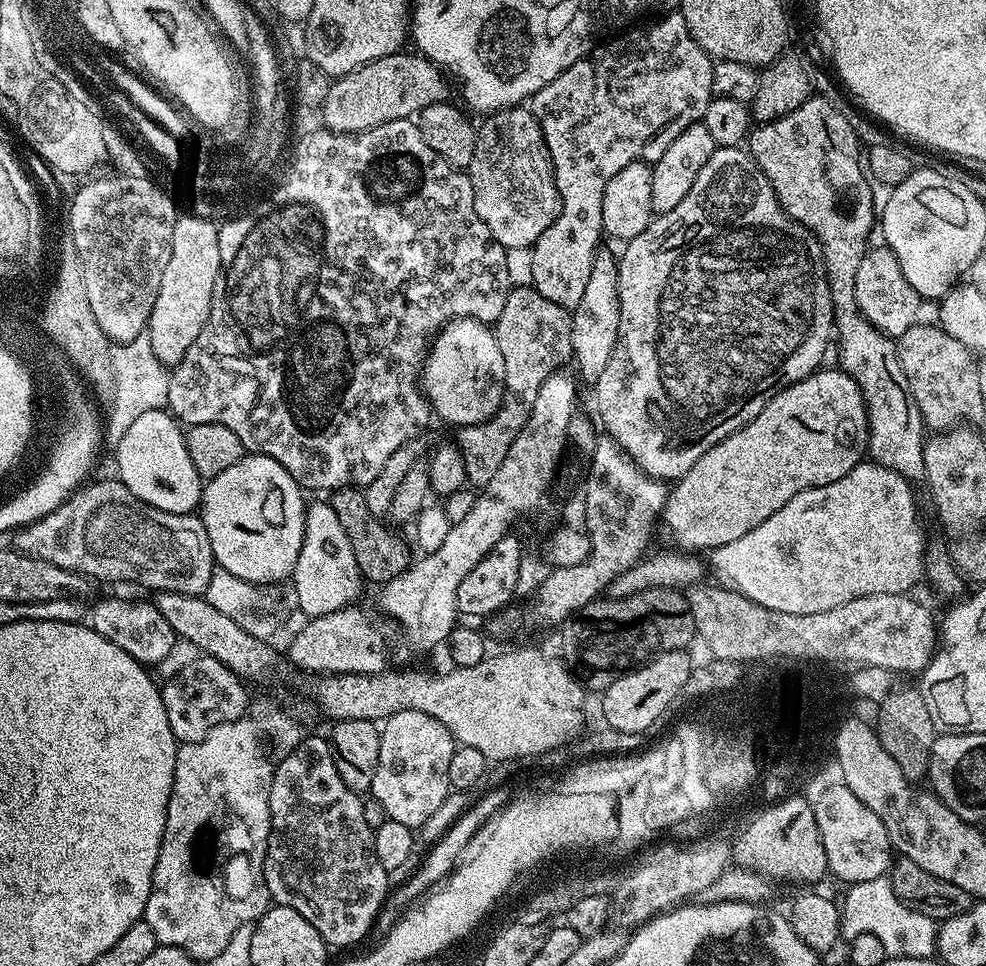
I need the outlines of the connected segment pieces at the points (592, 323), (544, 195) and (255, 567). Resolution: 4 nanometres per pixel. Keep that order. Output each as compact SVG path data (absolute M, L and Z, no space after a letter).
M608 246L601 247L594 258L594 270L590 270L590 279L582 294L582 302L571 309L572 313L572 360L580 367L578 376L581 381L595 382L606 370L606 362L610 362L610 354L614 354L614 346L620 337L620 299L618 298L617 257L612 256Z
M528 106L504 108L501 112L485 115L483 120L484 125L481 123L476 129L474 158L466 169L474 186L474 210L506 250L531 248L538 238L542 238L542 230L546 230L546 226L550 226L560 213L560 195L542 126Z
M246 454L234 466L227 467L214 479L203 485L198 515L206 526L206 534L210 538L210 550L214 554L217 565L230 574L242 578L257 586L269 586L279 580L287 581L296 569L298 554L304 541L304 509L305 493L295 478L285 470L274 458L259 454Z

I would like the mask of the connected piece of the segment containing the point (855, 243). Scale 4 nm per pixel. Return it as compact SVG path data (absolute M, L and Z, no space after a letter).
M816 94L811 100L802 102L798 110L782 118L757 123L748 133L746 148L756 165L766 174L778 202L784 208L785 217L814 233L824 251L824 265L828 271L828 281L832 291L834 332L838 340L840 336L838 364L842 371L853 376L858 382L864 400L868 403L867 455L875 463L902 473L908 480L923 481L925 479L923 450L926 429L918 406L908 392L906 374L902 374L902 366L898 362L896 340L887 336L885 332L879 332L861 314L854 290L856 271L869 250L868 239L871 238L872 232L874 236L874 229L878 224L878 204L872 201L873 185L862 167L862 141L831 102Z

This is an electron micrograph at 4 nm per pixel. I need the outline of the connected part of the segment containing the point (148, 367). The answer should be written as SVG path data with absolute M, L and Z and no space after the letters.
M147 335L134 338L125 344L115 345L111 349L112 358L112 386L114 395L110 404L112 409L108 412L107 439L112 442L119 441L120 436L141 414L150 410L168 407L168 378L169 369L157 358L150 346Z

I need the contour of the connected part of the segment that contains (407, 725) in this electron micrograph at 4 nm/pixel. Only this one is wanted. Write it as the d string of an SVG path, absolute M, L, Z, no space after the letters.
M402 710L383 721L380 728L378 770L370 789L371 799L382 802L388 819L419 830L426 818L441 806L450 793L450 758L458 747L450 730L422 710Z

